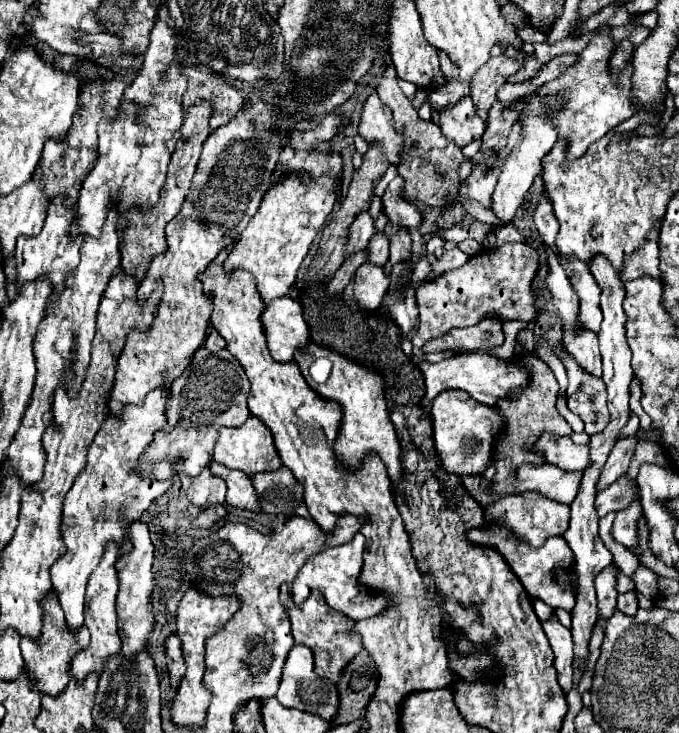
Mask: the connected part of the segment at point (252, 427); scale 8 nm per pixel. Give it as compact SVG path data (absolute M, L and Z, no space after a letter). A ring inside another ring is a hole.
M251 416L239 428L223 428L219 432L219 440L215 444L213 460L227 466L227 468L243 470L247 476L253 476L253 474L265 472L265 470L281 468L281 460L279 460L279 454L277 454L277 448L273 444L273 436L271 436L269 428L255 416Z

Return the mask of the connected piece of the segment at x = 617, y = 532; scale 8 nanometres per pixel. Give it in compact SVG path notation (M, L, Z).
M633 502L631 506L623 508L617 512L613 528L611 528L611 536L615 542L623 544L623 546L637 546L639 538L637 538L637 518L639 518L641 506L639 502Z

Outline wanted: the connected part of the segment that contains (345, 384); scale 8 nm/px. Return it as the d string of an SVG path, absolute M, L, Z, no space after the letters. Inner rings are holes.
M307 348L307 352L313 356L307 360L301 352L295 352L294 360L301 368L303 378L307 380L307 384L323 398L327 400L335 400L341 404L343 410L343 424L341 424L341 432L335 440L335 452L337 458L351 470L359 468L363 462L363 456L373 450L379 454L379 458L383 460L383 464L387 466L389 478L391 480L401 480L401 448L397 448L397 436L393 436L393 424L389 424L389 412L385 412L385 396L381 396L381 388L383 388L383 380L377 376L377 372L369 372L369 368L361 368L359 364L353 364L353 360L345 360L345 356L337 356L331 350L325 348ZM316 358L329 358L333 362L333 370L331 376L325 384L317 384L315 380L311 380L309 376L309 367Z

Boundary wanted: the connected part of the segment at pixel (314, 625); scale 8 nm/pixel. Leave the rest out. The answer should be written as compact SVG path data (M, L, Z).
M281 584L281 602L285 604L289 618L291 618L291 634L295 638L297 644L303 644L307 648L311 648L313 658L315 658L315 674L321 678L329 678L333 684L339 680L341 676L341 668L345 668L345 664L349 660L353 660L353 656L357 652L361 652L361 638L359 634L353 632L355 622L349 620L347 616L341 616L339 612L333 612L323 596L309 596L301 606L297 606L291 600L289 594L289 586Z

